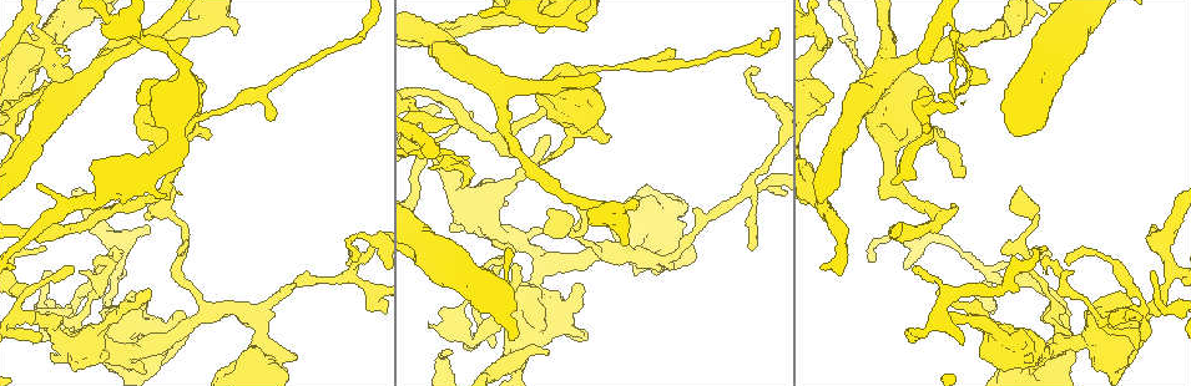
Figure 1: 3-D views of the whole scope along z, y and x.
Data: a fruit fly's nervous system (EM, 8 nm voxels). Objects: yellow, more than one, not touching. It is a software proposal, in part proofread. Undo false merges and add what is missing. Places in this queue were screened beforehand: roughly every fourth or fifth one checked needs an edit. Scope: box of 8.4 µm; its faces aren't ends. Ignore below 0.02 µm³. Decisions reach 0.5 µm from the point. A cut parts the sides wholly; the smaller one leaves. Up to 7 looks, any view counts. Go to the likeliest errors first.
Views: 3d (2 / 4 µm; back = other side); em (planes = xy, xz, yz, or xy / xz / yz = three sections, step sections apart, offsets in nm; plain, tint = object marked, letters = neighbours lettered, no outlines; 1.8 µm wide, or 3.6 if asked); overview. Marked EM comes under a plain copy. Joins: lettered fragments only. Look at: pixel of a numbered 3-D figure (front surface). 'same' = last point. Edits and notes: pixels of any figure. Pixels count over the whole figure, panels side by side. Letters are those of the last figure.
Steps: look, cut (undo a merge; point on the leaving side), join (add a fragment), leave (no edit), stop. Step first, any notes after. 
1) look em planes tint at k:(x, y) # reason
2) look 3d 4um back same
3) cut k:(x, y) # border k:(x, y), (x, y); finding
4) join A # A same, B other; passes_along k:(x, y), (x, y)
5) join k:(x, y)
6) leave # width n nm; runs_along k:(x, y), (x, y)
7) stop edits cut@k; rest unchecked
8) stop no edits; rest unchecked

look 3d 4um at 1:(429, 327) # an open end

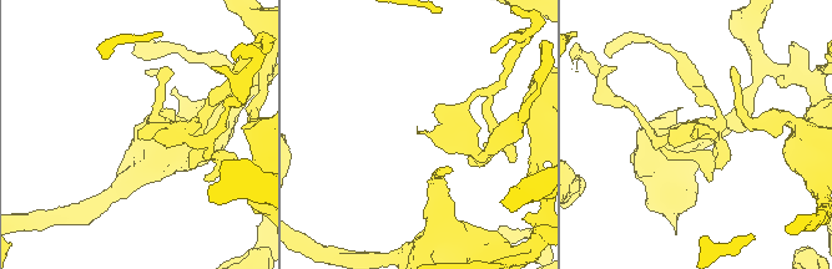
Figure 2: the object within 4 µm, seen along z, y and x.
look em yz step 8 letters at 2:(695, 138) # now the EM

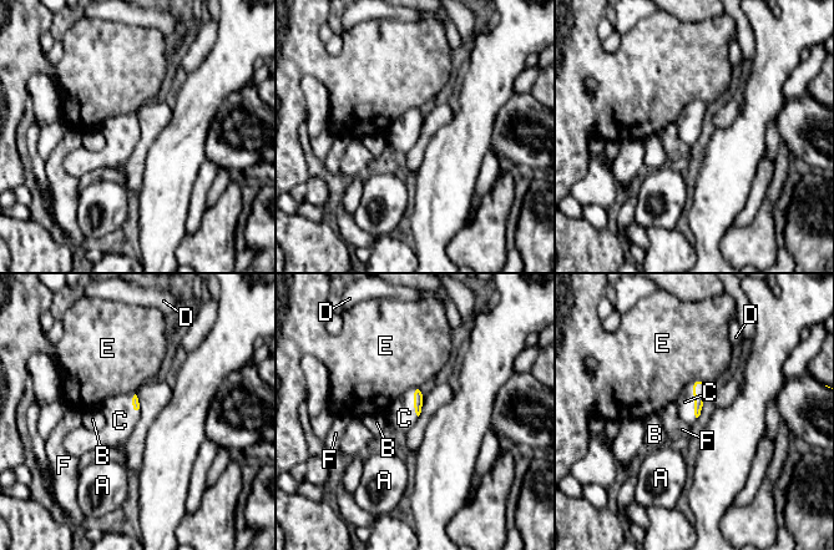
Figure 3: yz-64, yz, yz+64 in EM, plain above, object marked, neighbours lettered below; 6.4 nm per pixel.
look em planes letters same

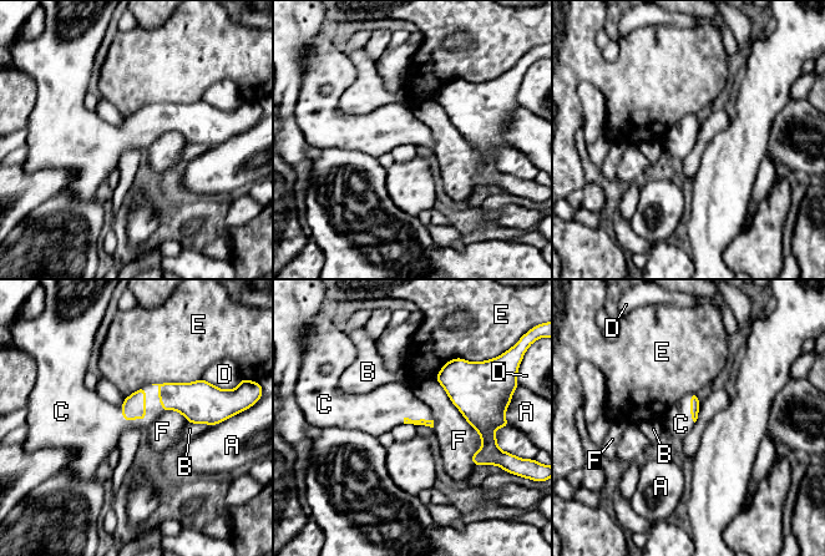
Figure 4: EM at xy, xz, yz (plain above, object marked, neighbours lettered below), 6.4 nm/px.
join C # A other, B other, C same, D other, E other, F other; the neuron continues

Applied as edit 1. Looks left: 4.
look overview

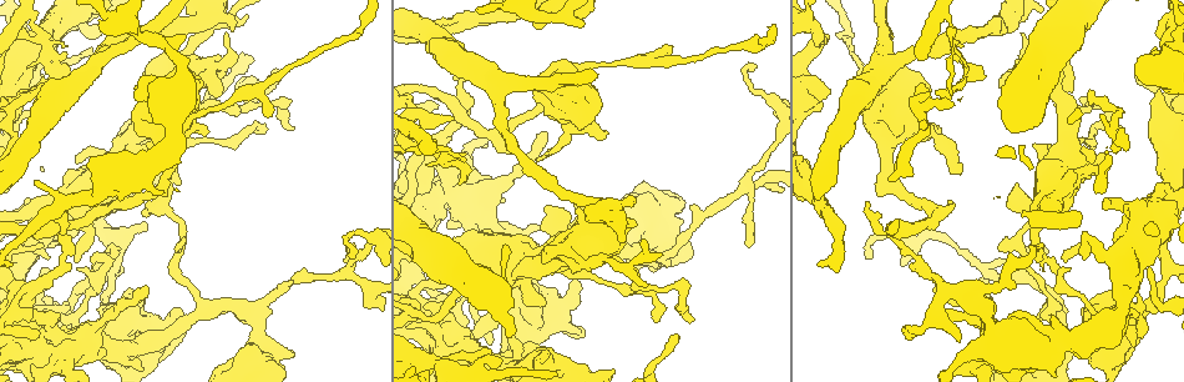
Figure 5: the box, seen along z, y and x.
look em 3.6um yz step 16 tint at 5:(144, 340)

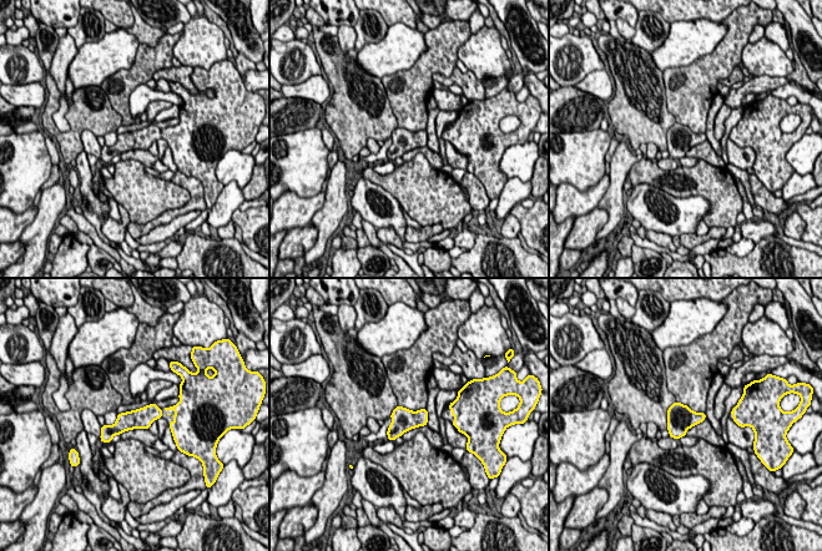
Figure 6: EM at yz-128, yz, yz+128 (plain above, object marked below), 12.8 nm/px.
look em 3.6um xz step 16 letters same # another direction

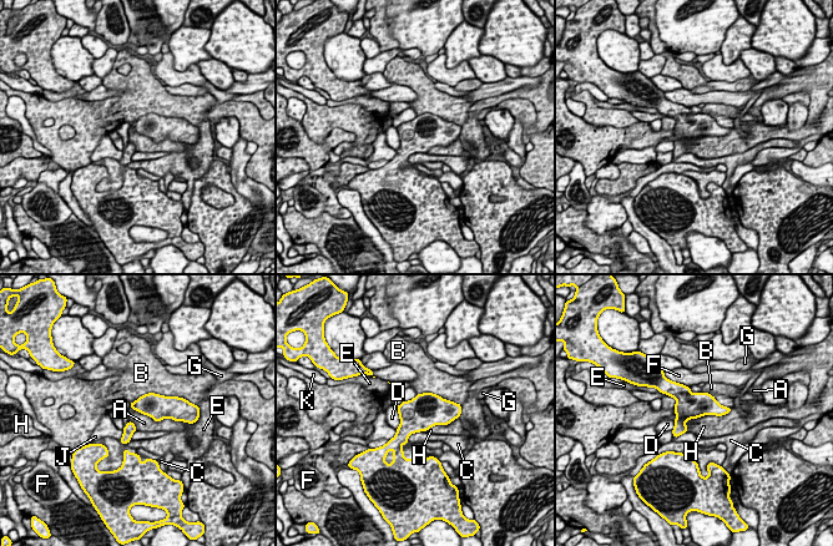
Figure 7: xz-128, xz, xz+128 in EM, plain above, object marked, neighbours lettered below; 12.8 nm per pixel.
leave # width 130 nm; longest_contact H 700 nm; A other, B other, C other, D other, E other, F other, G other, H other, J other, K other; continuous, no second neuron

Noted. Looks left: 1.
look em planes letters at 5:(920, 85) # free end

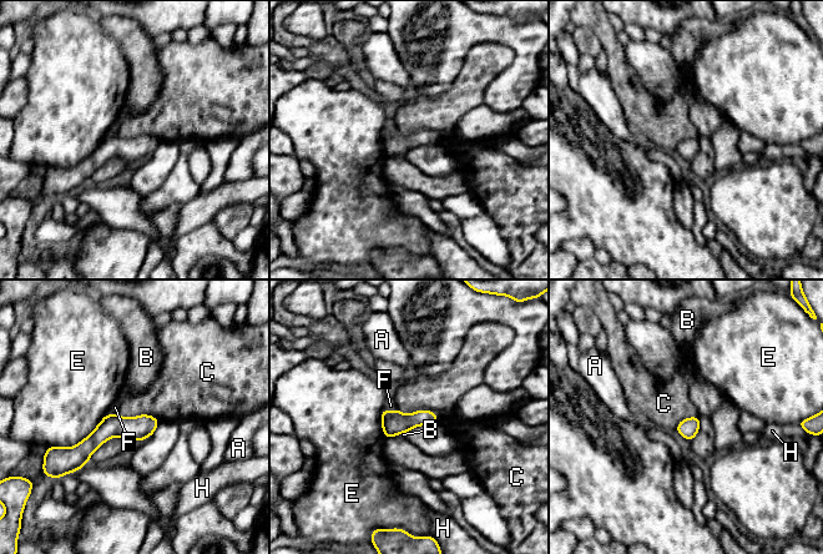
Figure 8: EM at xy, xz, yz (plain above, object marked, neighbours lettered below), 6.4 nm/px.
leave # A other, B other, C other, E other, F other, H other; runs_along 8:(155, 422), (109, 427), (66, 458); no lettered fragment goes on from it

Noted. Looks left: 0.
stop edits join@4; rest unchecked

